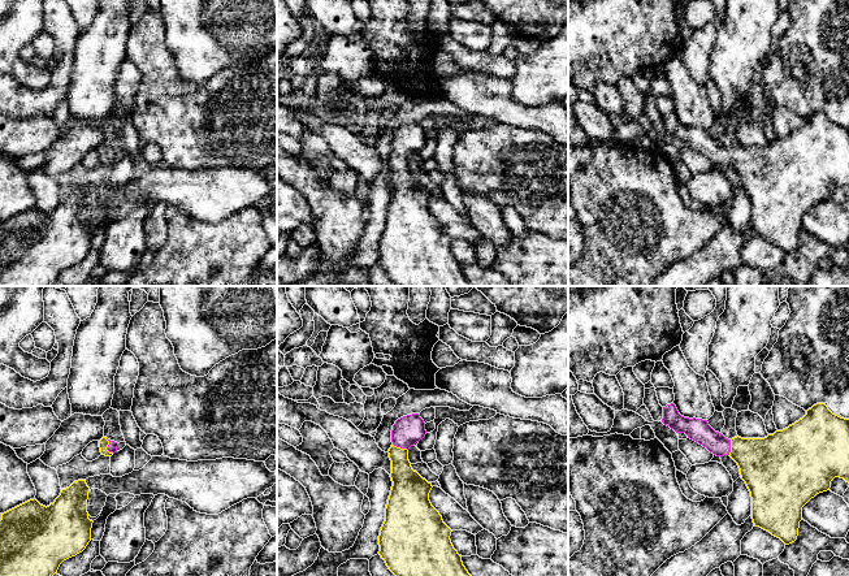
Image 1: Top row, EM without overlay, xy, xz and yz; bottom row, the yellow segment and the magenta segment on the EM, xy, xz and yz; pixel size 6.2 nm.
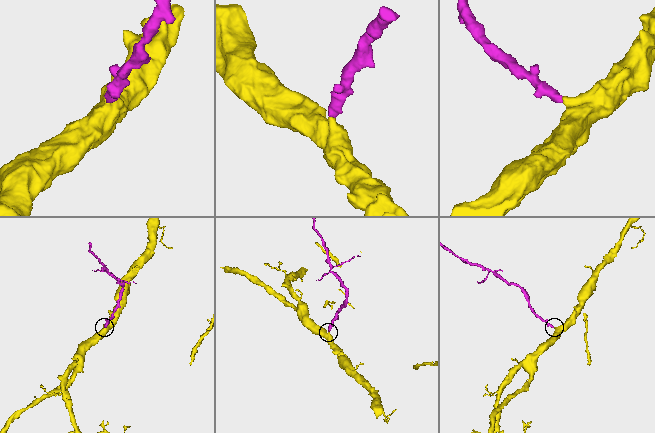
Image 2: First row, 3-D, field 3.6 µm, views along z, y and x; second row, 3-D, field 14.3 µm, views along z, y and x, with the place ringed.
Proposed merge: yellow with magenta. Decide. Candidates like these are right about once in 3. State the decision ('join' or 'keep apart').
join

